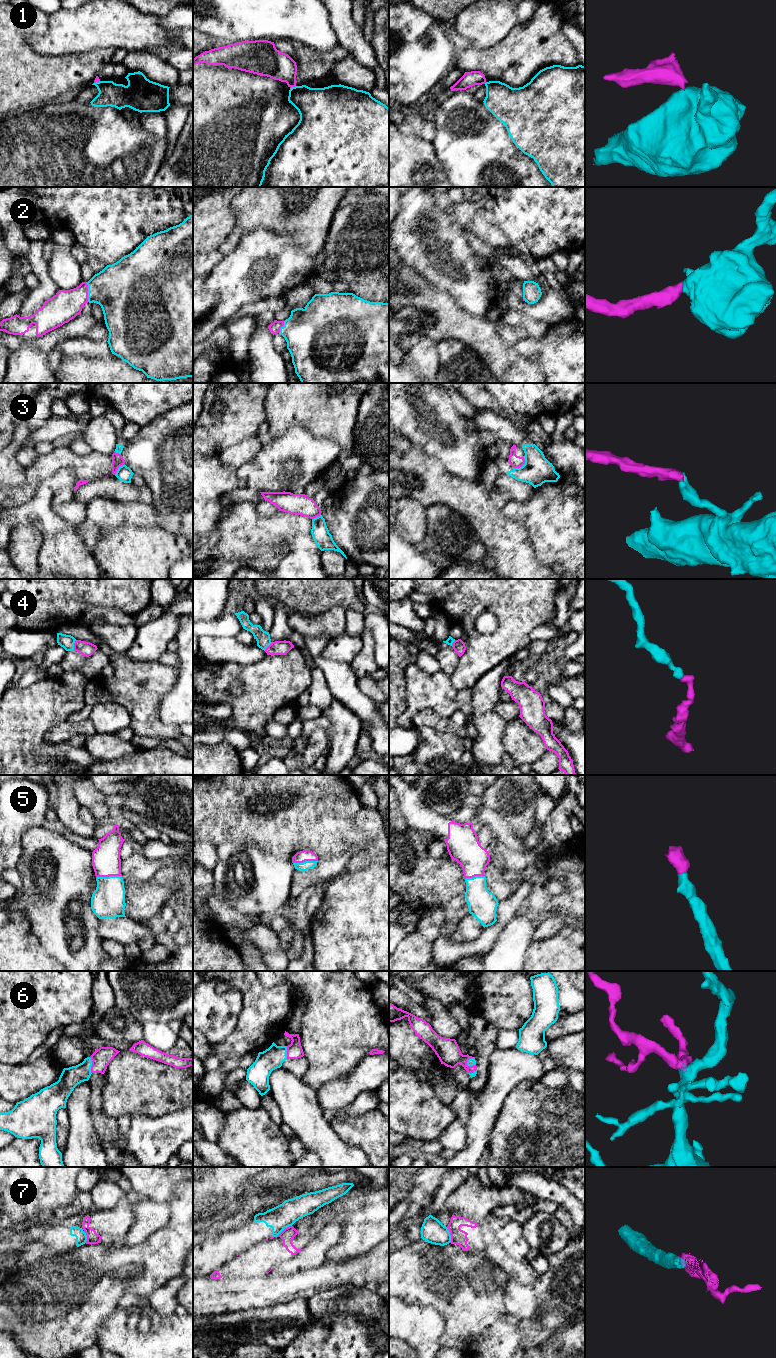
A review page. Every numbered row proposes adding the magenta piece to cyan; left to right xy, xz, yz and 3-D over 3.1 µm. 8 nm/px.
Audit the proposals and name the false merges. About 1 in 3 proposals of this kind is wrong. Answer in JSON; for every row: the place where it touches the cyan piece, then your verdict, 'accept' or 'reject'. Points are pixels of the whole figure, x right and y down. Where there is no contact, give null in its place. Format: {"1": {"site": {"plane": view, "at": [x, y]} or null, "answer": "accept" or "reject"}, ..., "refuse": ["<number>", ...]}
{"1": {"site": {"plane": "xz", "at": [292, 87]}, "answer": "reject"}, "2": {"site": {"plane": "xy", "at": [88, 292]}, "answer": "accept"}, "3": {"site": {"plane": "yz", "at": [522, 466]}, "answer": "reject"}, "4": {"site": {"plane": "xy", "at": [73, 645]}, "answer": "accept"}, "5": {"site": {"plane": "xy", "at": [109, 876]}, "answer": "accept"}, "6": {"site": {"plane": "xy", "at": [91, 1065]}, "answer": "accept"}, "7": {"site": {"plane": "yz", "at": [450, 1235]}, "answer": "reject"}, "refuse": ["1", "3", "7"]}

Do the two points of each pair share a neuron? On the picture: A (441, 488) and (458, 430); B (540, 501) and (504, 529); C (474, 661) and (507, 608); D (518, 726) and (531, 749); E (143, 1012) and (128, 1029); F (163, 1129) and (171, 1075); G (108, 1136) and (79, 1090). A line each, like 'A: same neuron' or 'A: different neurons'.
A: different neurons
B: different neurons
C: same neuron
D: same neuron
E: different neurons
F: different neurons
G: different neurons

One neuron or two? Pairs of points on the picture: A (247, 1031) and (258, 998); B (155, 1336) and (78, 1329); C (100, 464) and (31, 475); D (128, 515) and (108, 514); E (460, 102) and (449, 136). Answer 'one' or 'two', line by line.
A: one
B: two
C: one
D: one
E: one

